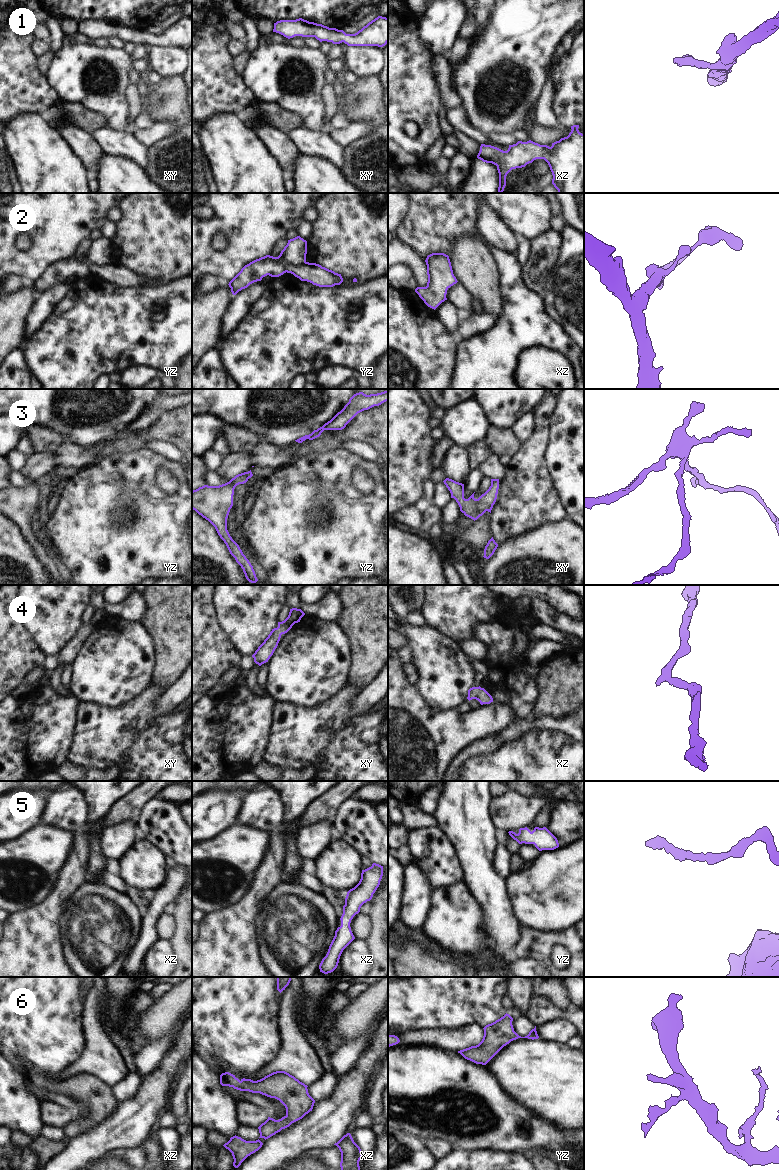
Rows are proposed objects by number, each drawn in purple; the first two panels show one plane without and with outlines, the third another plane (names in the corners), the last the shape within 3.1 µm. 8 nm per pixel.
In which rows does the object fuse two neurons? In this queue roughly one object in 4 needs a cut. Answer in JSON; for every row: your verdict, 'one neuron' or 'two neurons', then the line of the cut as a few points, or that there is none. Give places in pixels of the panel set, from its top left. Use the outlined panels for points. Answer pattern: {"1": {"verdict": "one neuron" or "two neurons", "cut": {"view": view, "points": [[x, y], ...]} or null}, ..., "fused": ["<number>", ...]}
{"1": {"verdict": "one neuron", "cut": null}, "2": {"verdict": "two neurons", "cut": {"view": "yz", "points": [[305, 261], [286, 263], [283, 266]]}}, "3": {"verdict": "one neuron", "cut": null}, "4": {"verdict": "one neuron", "cut": null}, "5": {"verdict": "one neuron", "cut": null}, "6": {"verdict": "one neuron", "cut": null}, "fused": ["2"]}

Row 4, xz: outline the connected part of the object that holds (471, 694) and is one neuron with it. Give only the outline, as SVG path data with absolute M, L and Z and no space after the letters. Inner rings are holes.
M472 687L468 690L468 697L467 699L470 701L472 699L476 699L480 702L481 705L483 704L490 704L493 702L492 696L484 689L479 687Z

